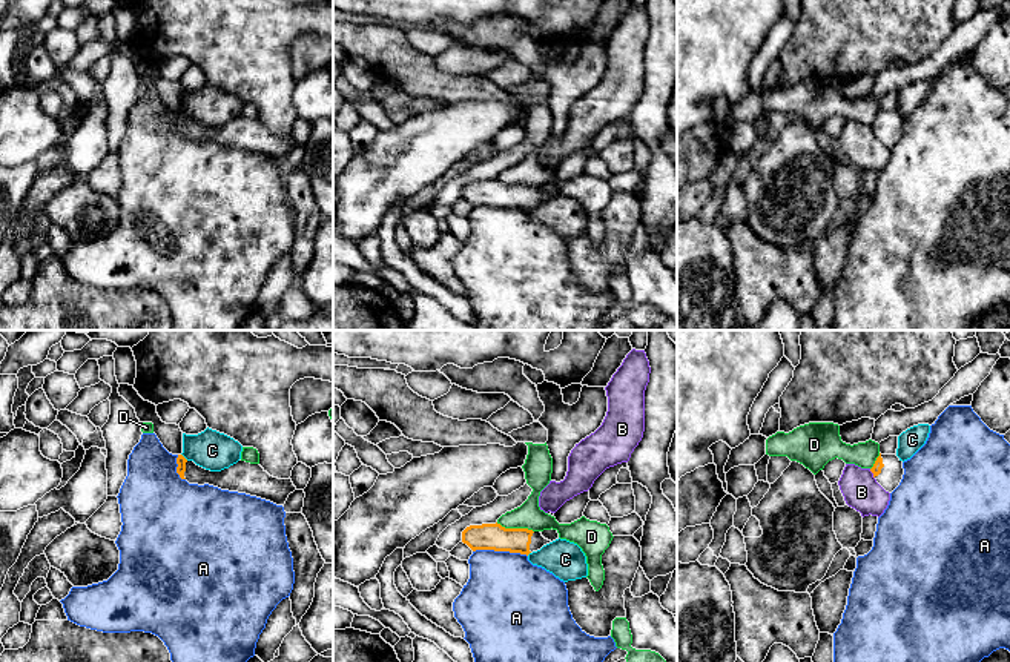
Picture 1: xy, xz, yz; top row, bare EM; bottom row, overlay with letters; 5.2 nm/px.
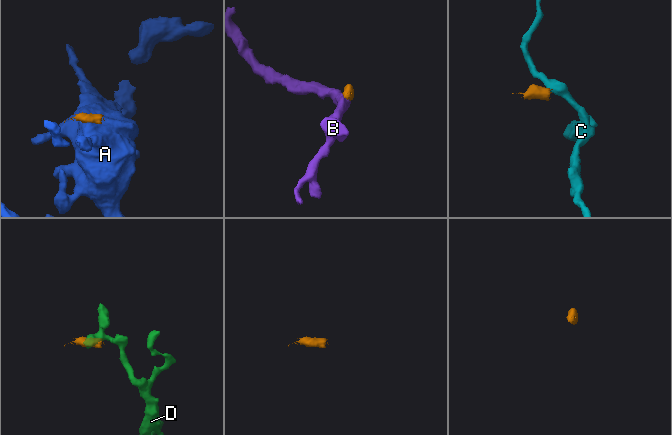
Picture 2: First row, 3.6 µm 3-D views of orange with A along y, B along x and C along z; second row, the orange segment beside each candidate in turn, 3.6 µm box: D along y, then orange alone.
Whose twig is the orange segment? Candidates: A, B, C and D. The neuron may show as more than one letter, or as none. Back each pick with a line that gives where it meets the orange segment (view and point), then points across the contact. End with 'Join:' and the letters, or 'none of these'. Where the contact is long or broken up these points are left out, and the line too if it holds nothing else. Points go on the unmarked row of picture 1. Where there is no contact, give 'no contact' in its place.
Join: none of these

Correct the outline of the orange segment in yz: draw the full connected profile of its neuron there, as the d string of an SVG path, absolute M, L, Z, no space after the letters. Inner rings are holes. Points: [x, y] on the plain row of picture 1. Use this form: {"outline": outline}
{"outline": "M881 111L870 124L876 138L892 149L901 138L904 124L903 117L896 111Z"}

